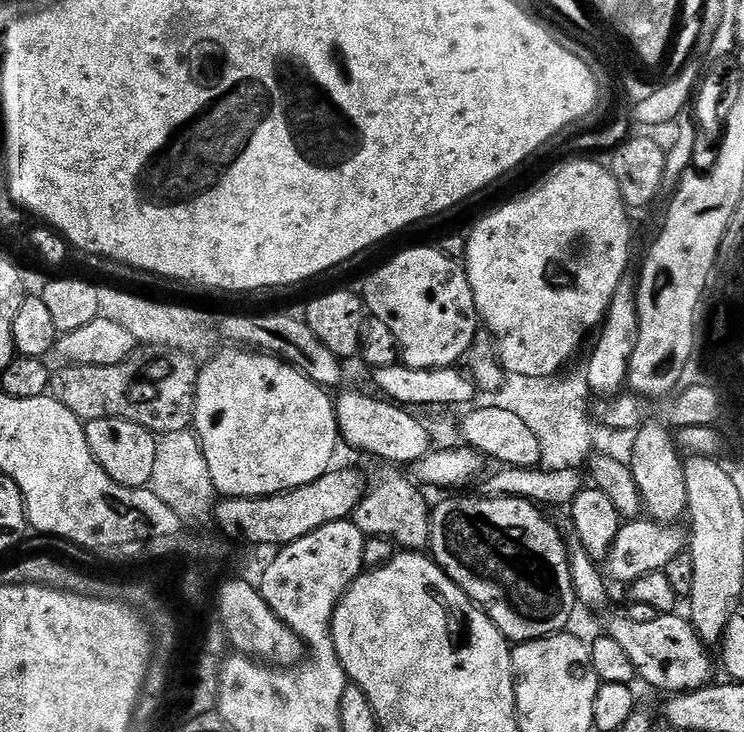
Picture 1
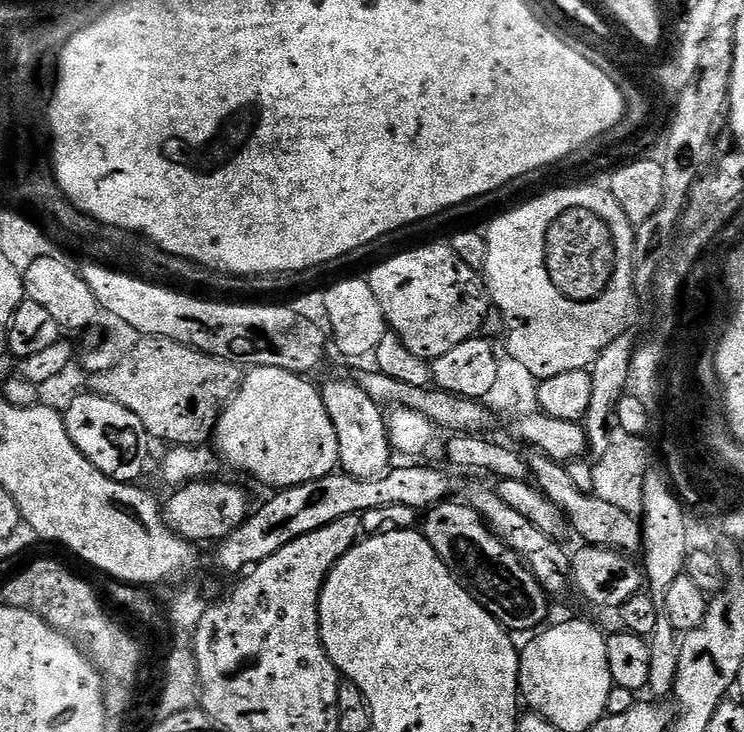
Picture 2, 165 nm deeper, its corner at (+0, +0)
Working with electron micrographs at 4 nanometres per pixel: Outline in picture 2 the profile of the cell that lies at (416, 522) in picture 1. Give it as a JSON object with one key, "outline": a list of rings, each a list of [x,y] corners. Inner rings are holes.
{"outline":[[[355,379],[328,380],[325,384],[322,384],[322,395],[326,406],[326,414],[330,414],[330,422],[334,422],[334,430],[338,434],[339,467],[356,480],[370,480],[374,476],[387,472],[393,463],[394,449],[392,439],[388,437],[385,409],[376,404],[374,398],[370,398],[370,394],[366,394],[364,387]]]}

